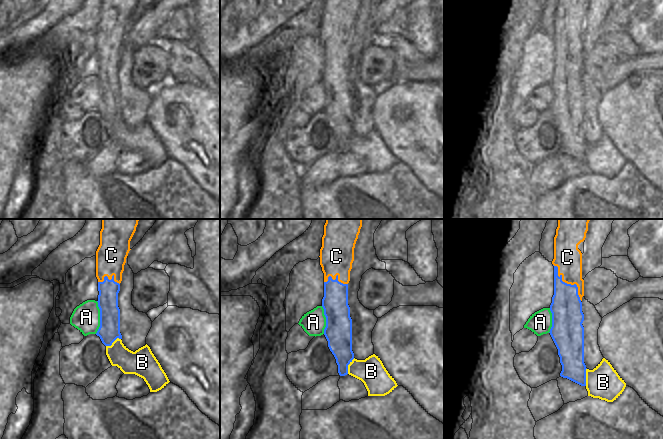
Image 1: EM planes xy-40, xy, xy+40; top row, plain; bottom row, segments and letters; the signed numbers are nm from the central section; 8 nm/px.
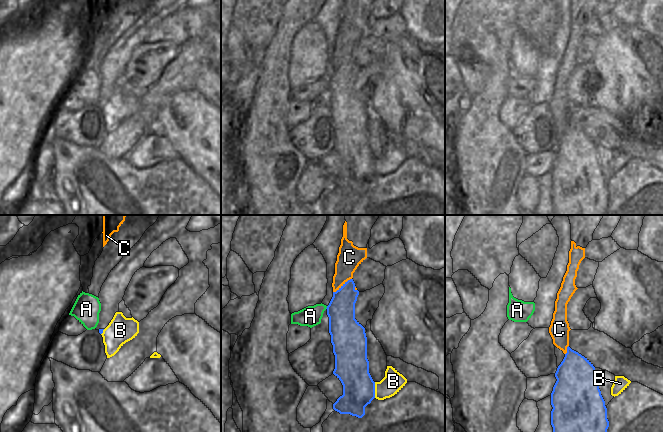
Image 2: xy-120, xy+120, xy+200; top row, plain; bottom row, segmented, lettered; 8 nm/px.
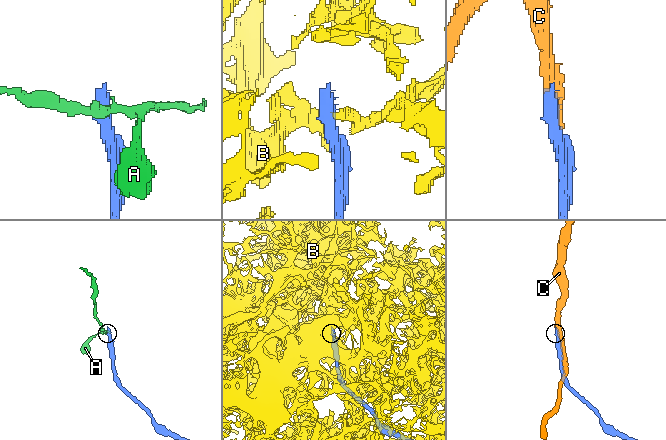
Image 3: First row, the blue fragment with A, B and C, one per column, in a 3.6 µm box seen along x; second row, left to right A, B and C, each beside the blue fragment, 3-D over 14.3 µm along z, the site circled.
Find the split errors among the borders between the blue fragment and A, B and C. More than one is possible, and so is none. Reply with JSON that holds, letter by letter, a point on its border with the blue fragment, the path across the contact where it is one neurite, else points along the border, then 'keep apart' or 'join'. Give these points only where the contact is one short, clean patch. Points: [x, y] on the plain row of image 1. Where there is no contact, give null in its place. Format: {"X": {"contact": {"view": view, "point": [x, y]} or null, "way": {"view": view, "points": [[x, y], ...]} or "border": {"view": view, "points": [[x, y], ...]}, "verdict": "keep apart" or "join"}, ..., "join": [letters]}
{"A": {"contact": {"view": "xy-40", "point": [100, 93]}, "border": {"view": "xy-40", "points": [[97, 77], [99, 104], [95, 109]]}, "verdict": "keep apart"}, "B": {"contact": {"view": "xy+40", "point": [585, 153]}, "verdict": "keep apart"}, "C": {"contact": {"view": "xy+40", "point": [568, 60]}, "verdict": "join"}, "join": ["C"]}

